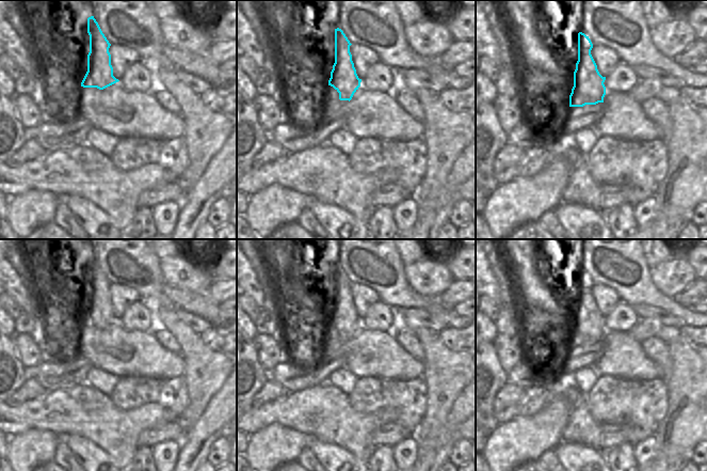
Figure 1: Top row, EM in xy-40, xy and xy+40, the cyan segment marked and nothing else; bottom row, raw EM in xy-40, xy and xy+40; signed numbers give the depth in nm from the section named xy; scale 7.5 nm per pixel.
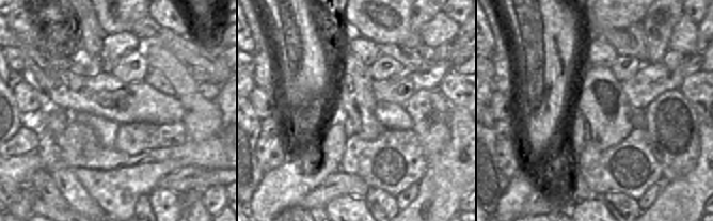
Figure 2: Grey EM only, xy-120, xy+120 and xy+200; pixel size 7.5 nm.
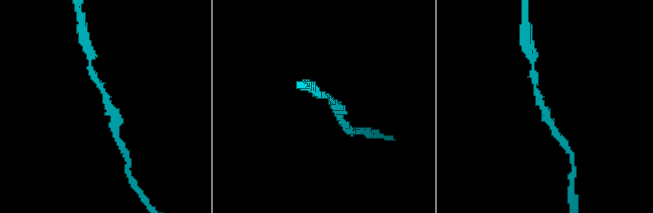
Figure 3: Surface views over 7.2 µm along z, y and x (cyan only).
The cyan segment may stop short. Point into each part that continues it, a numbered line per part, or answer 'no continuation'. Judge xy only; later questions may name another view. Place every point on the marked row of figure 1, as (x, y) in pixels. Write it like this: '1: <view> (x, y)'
no continuation

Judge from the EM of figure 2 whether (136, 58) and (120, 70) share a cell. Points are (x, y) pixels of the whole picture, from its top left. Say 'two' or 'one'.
one

